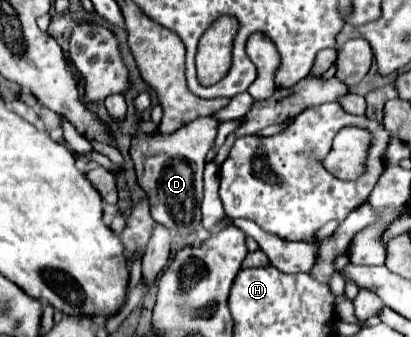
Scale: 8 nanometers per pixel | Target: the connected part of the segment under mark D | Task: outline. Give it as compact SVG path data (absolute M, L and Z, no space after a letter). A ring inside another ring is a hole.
M203 117L191 121L187 127L175 131L175 135L153 135L149 139L135 137L131 143L131 159L135 163L137 179L151 203L151 217L167 227L189 225L201 221L203 199L203 165L205 155L213 147L219 121L215 117Z

